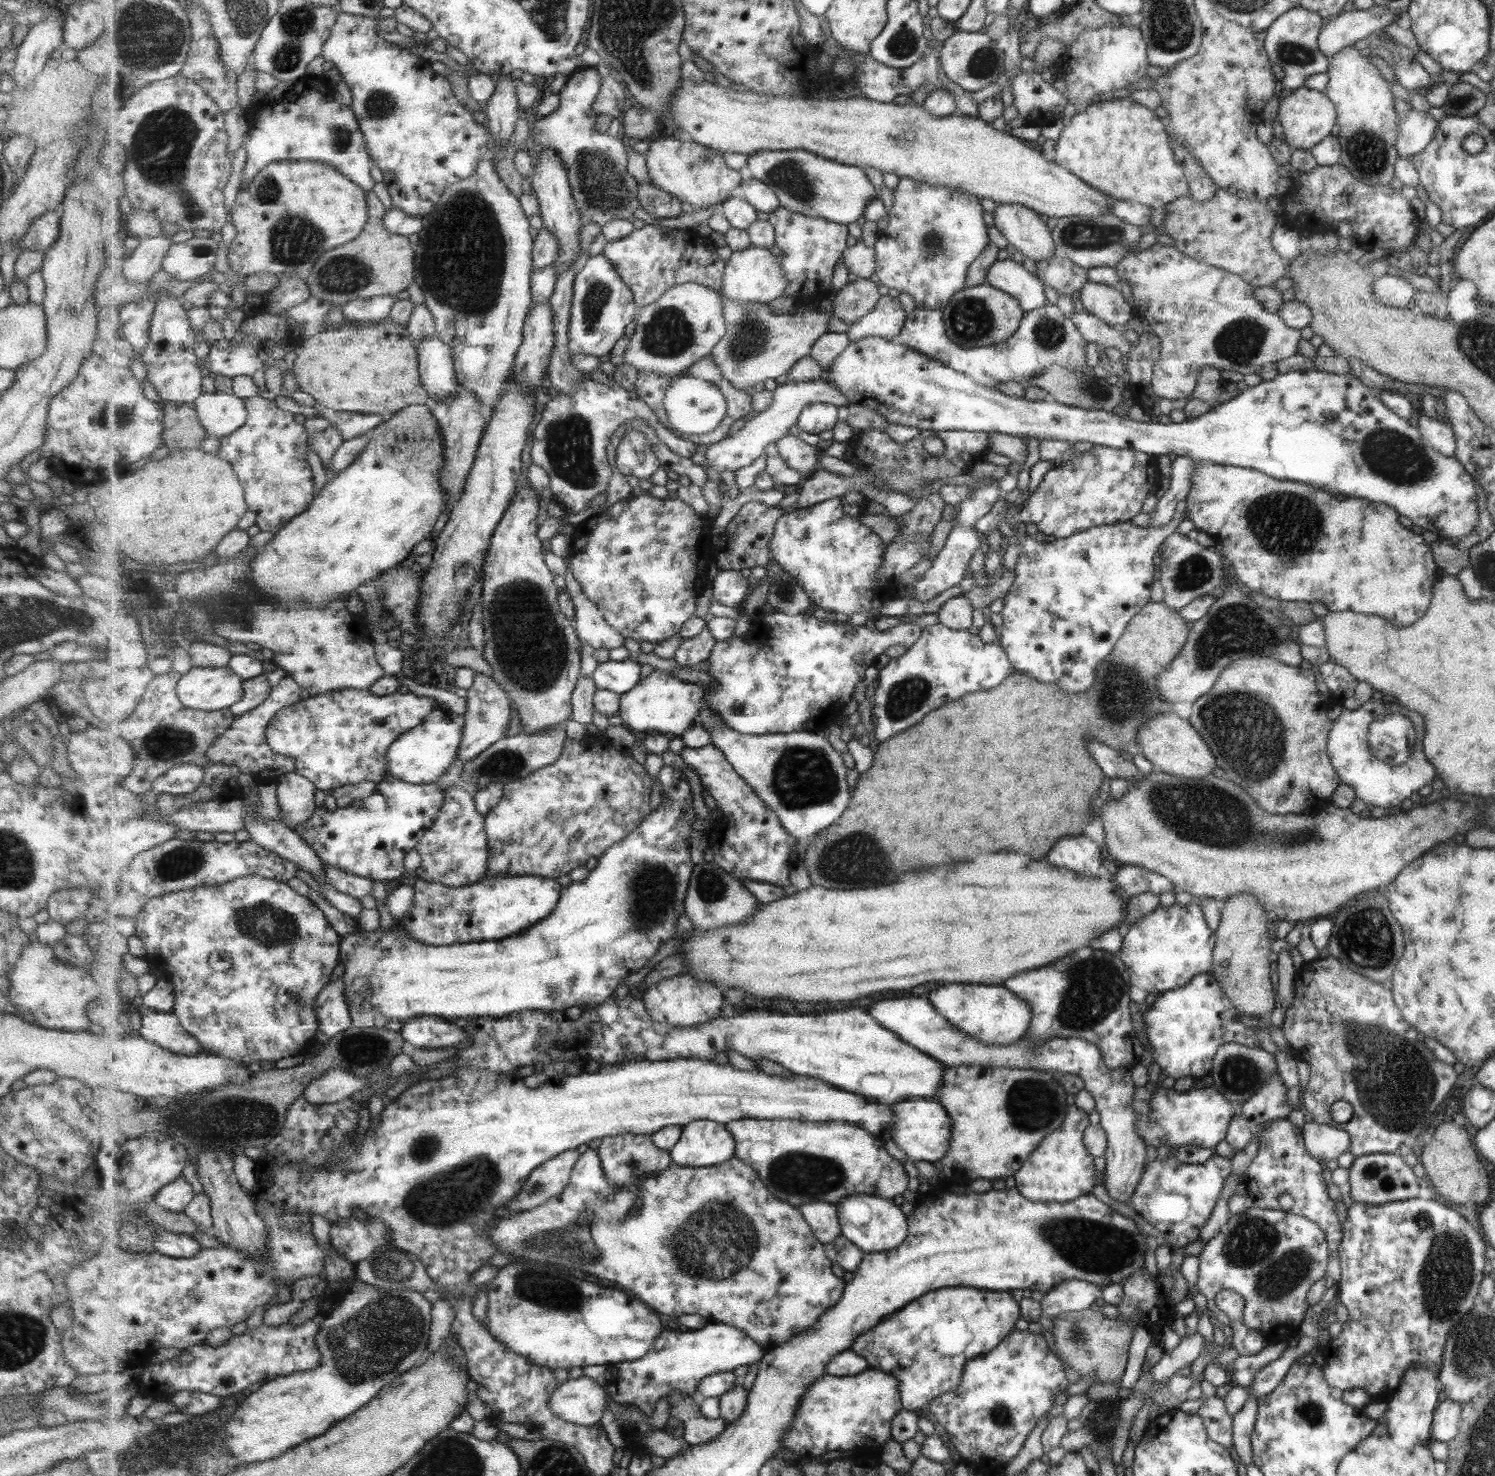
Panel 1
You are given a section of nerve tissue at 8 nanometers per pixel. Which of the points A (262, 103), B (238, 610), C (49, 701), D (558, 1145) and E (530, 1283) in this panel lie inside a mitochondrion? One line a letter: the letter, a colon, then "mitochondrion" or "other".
A: other
B: mitochondrion
C: other
D: other
E: mitochondrion

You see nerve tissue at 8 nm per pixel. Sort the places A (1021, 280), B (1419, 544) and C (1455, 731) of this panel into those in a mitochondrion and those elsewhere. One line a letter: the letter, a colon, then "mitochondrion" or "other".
A: other
B: other
C: other

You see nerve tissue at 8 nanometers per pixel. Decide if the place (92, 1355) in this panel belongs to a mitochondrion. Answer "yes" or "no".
no

